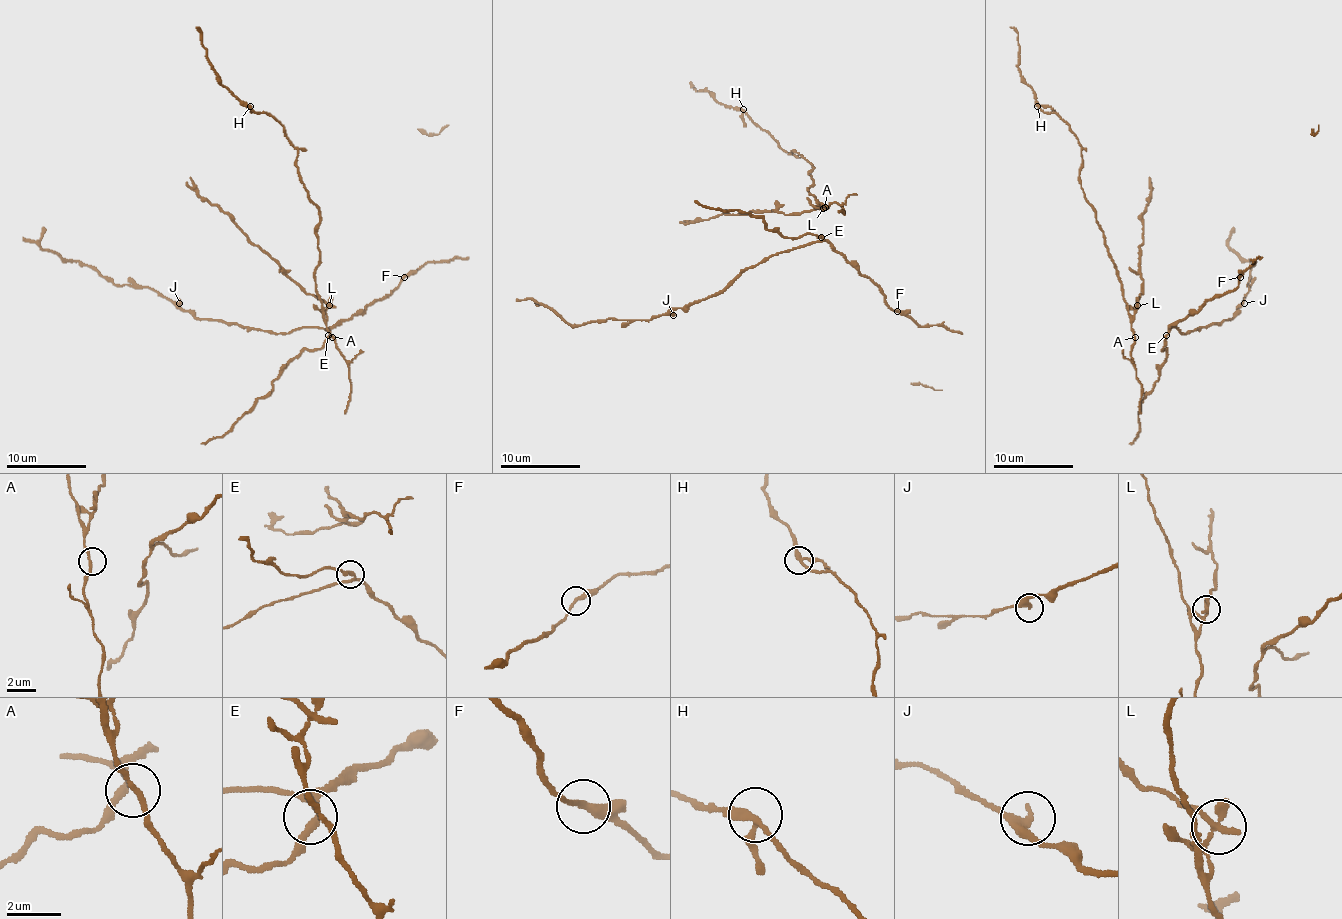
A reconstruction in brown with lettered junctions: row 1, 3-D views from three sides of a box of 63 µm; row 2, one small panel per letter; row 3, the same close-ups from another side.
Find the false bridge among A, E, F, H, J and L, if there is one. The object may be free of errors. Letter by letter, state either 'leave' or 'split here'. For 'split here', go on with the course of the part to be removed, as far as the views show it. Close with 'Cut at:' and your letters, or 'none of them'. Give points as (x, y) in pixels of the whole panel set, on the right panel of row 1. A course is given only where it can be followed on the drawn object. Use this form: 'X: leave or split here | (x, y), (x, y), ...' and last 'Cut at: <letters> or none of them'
A: leave
E: leave
F: leave
H: leave
J: leave
L: split here | (1137, 305), (1141, 293), (1141, 214), (1149, 194), (1149, 176)
Cut at: L

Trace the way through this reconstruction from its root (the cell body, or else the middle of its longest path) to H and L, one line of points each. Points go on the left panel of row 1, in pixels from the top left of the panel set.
H: (330, 335), (314, 275), (320, 259), (320, 208), (298, 170), (298, 148), (272, 116), (250, 106)
L: (330, 335), (326, 325), (326, 309), (330, 305)

